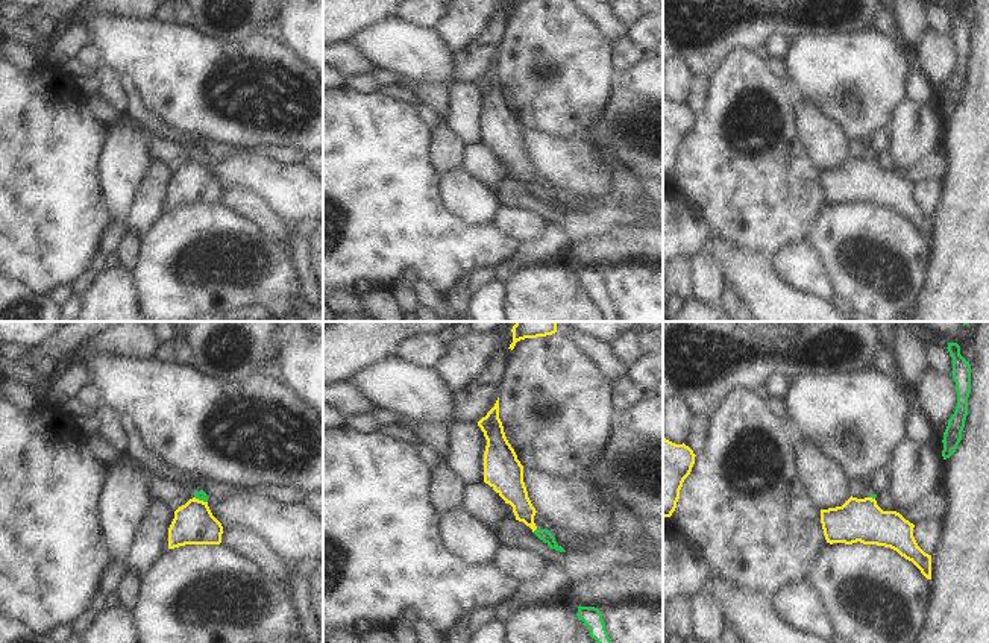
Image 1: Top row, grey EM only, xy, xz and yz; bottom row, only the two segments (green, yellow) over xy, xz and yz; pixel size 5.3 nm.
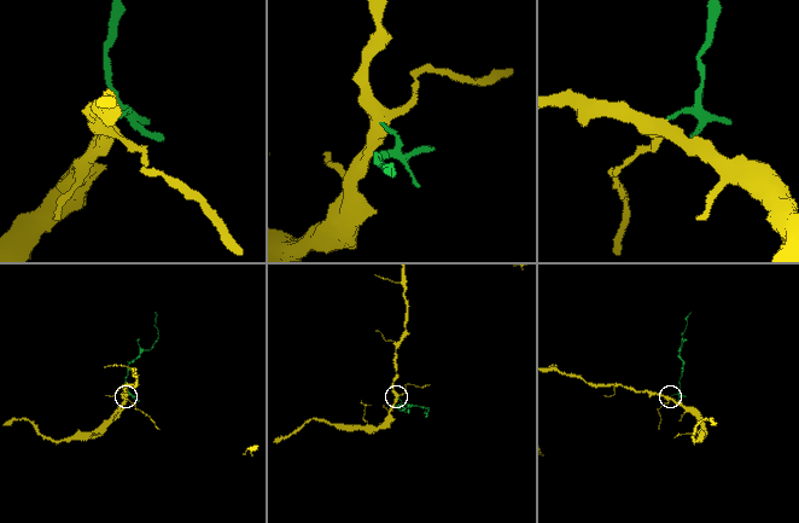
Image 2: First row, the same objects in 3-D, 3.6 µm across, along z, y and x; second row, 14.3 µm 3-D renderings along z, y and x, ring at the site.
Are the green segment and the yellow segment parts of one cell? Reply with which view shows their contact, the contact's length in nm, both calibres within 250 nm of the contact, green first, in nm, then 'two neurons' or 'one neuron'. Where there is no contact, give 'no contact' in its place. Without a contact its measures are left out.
xy | 80 nm | 50/220 nm | two neurons

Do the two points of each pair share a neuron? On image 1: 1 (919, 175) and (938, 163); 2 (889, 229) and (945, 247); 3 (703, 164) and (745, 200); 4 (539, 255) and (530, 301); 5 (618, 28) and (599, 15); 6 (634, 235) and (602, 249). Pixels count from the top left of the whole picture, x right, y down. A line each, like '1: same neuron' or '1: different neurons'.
1: same neuron
2: different neurons
3: same neuron
4: different neurons
5: same neuron
6: same neuron

